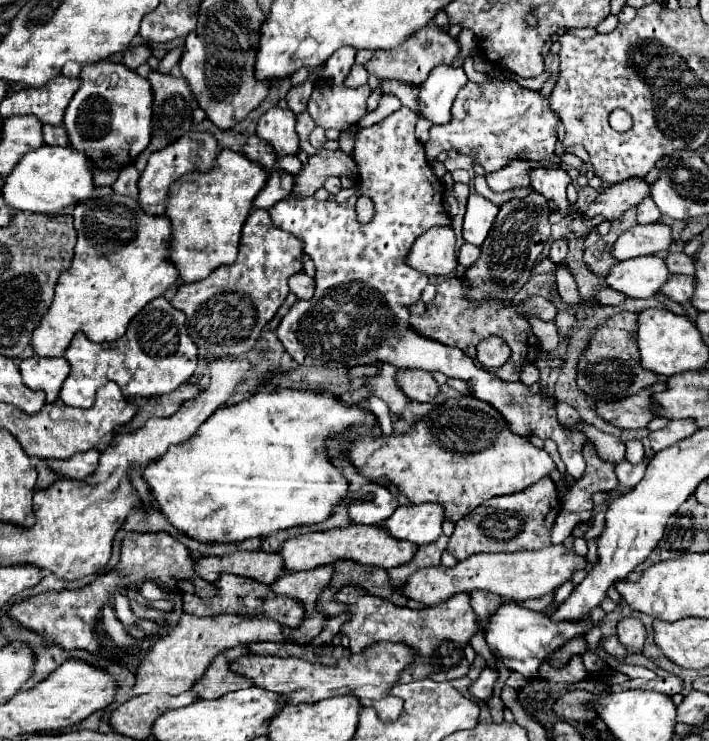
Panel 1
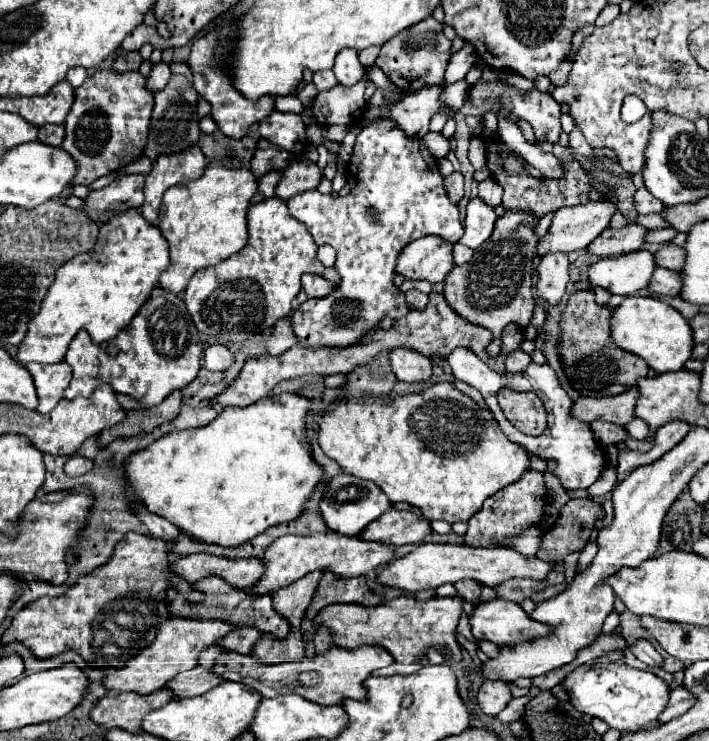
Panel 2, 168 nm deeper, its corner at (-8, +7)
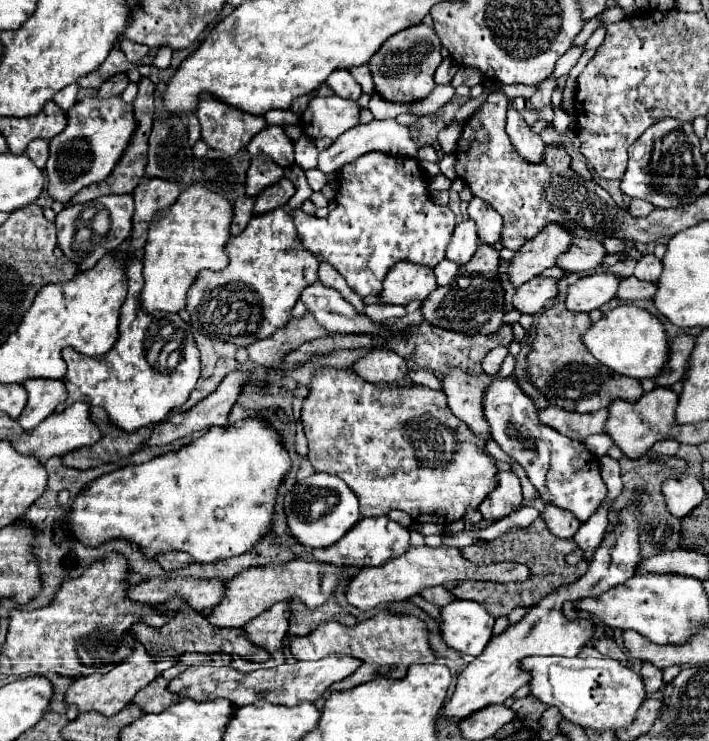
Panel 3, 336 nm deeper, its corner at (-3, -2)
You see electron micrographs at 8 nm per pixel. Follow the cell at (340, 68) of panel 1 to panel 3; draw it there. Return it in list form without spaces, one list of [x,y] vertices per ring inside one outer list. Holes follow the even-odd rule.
[[[336,69],[330,73],[330,77],[326,79],[326,85],[340,97],[346,97],[346,99],[352,99],[356,101],[360,95],[362,95],[362,89],[360,85],[356,83],[356,79],[350,75],[348,69]]]

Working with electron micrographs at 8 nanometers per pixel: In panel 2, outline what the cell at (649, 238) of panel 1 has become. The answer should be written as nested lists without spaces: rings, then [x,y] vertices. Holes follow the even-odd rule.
[[[629,224],[621,230],[615,228],[605,228],[599,238],[595,238],[589,246],[587,252],[607,258],[607,256],[621,256],[621,254],[629,254],[641,248],[643,238],[645,238],[647,230],[639,224]]]

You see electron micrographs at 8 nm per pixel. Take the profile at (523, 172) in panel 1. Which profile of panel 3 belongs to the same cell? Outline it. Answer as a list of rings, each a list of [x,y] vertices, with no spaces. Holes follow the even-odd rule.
[[[474,197],[468,205],[468,215],[470,219],[476,223],[478,227],[478,237],[484,243],[494,245],[500,239],[500,231],[502,231],[502,217],[500,213],[490,207],[486,201]]]

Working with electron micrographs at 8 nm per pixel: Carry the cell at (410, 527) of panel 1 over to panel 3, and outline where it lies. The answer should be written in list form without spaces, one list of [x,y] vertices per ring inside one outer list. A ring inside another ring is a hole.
[[[368,517],[354,527],[354,531],[348,531],[338,543],[324,547],[324,549],[314,549],[314,559],[318,561],[328,561],[328,563],[338,563],[338,565],[382,565],[394,557],[404,555],[410,547],[410,531],[402,527],[396,521],[390,521],[388,517]]]

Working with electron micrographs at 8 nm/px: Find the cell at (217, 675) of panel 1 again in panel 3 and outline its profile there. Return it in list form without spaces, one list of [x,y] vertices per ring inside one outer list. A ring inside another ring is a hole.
[[[178,663],[178,667],[172,667],[170,671],[164,671],[156,679],[156,683],[150,683],[142,691],[138,691],[138,695],[132,699],[132,703],[136,703],[138,707],[142,707],[146,713],[160,713],[160,711],[168,709],[172,703],[178,703],[180,697],[176,693],[170,693],[168,683],[174,677],[178,677],[180,673],[184,673],[186,669],[188,669],[188,665]]]

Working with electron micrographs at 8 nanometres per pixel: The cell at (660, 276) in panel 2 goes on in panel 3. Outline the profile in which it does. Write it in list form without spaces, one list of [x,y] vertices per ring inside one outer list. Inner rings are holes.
[[[624,277],[618,289],[618,299],[638,301],[638,299],[654,299],[658,287],[656,283],[646,283],[636,277]]]

